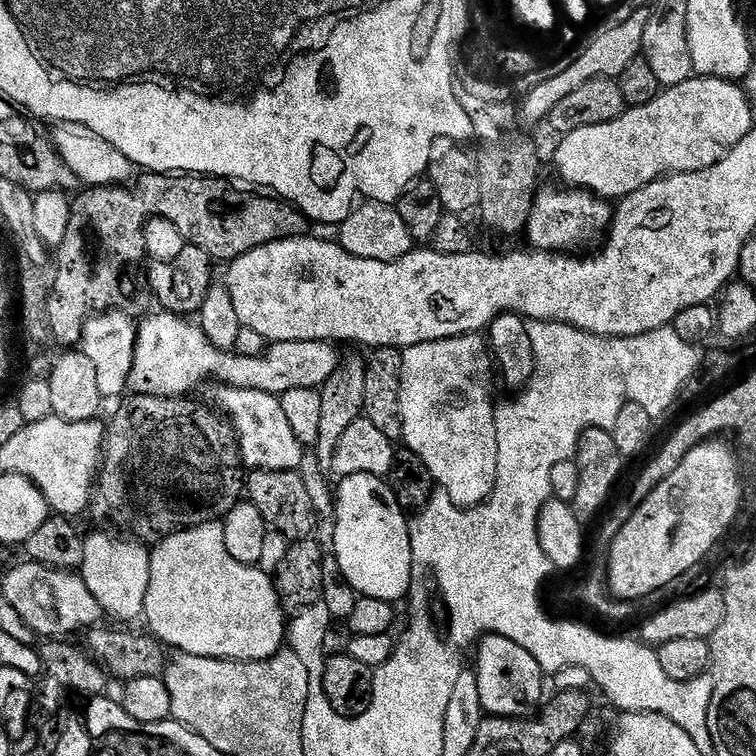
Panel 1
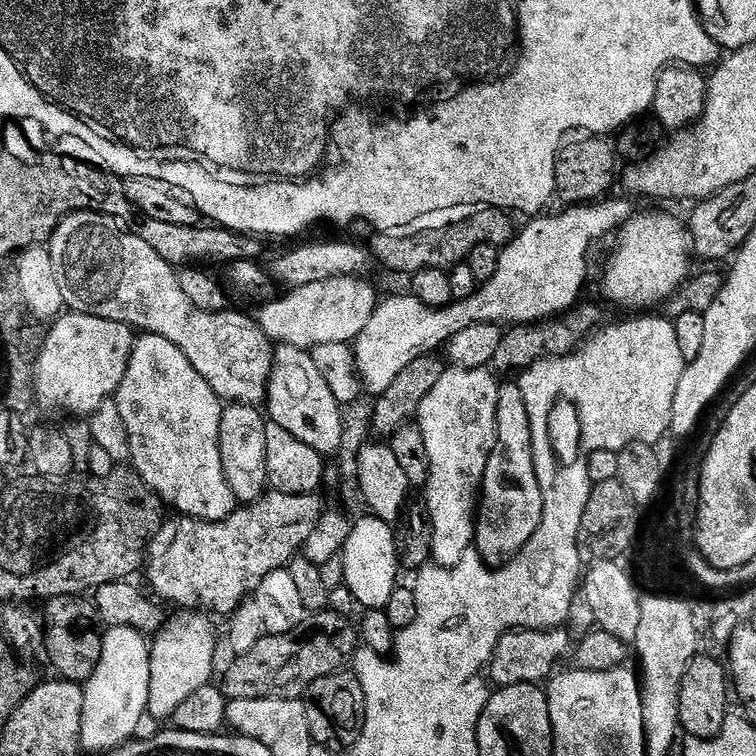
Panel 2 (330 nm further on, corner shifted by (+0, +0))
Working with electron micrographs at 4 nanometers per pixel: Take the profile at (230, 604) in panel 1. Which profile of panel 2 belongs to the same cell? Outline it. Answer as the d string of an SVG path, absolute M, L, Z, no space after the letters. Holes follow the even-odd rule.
M188 610L181 620L167 623L151 641L150 698L148 711L161 722L171 721L174 710L202 686L213 679L212 667L216 664L216 628L200 610Z

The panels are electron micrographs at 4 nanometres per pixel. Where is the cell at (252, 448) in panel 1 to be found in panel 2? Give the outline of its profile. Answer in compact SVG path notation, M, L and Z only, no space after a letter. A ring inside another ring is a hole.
M141 335L133 343L132 357L128 359L126 374L120 377L120 388L114 397L118 414L126 422L126 434L130 438L131 467L136 467L145 488L152 489L169 509L177 508L184 518L194 520L225 520L236 511L238 501L230 482L226 482L226 470L222 470L220 453L220 423L224 408L220 397L210 390L206 378L190 366L190 358L161 336Z

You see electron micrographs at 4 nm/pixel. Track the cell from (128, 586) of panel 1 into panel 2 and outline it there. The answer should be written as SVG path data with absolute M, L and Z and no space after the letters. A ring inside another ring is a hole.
M109 628L105 631L103 638L101 660L87 683L83 685L84 705L82 706L80 746L85 753L88 751L108 754L113 748L121 748L123 744L133 739L137 723L142 722L142 714L148 711L152 650L145 633L134 628Z

